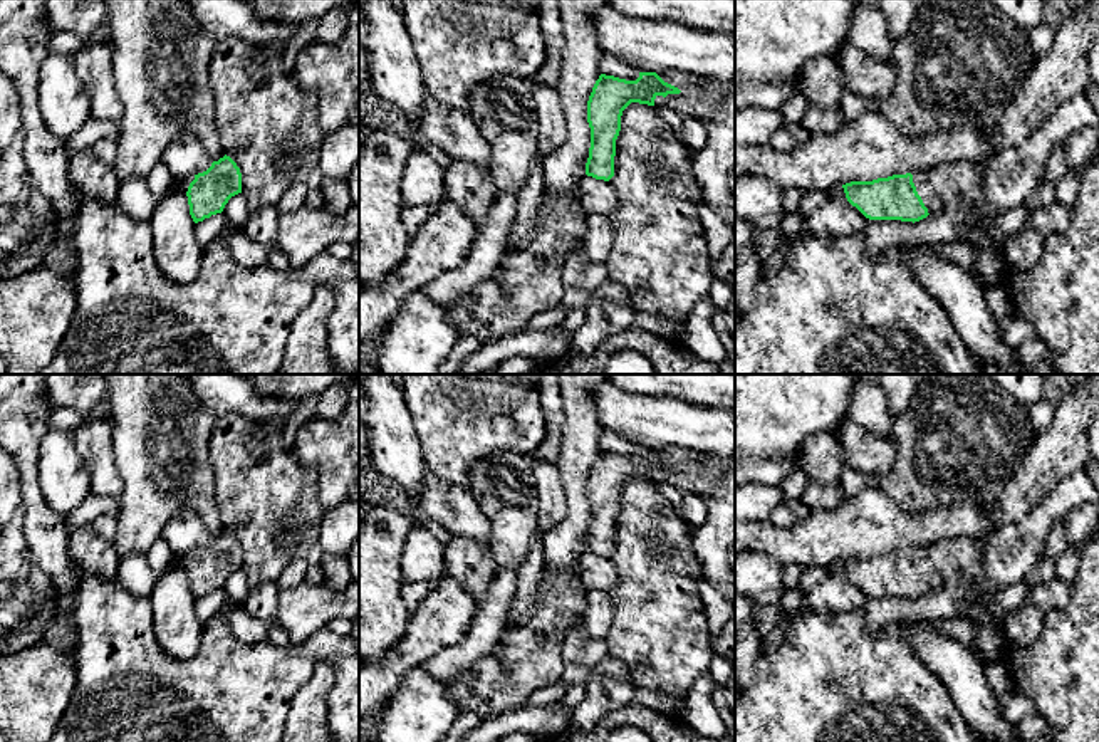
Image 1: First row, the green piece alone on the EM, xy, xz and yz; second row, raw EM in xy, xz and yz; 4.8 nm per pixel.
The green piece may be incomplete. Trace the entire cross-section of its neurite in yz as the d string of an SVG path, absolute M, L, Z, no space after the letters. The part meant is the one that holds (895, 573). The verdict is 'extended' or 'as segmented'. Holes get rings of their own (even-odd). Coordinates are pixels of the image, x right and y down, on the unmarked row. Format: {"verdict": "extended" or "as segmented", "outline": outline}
{"verdict": "extended", "outline": "M951 537L919 549L842 561L847 577L869 596L919 598L980 577L985 539Z"}

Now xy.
{"verdict": "extended", "outline": "M225 530L203 549L188 556L173 554L166 569L173 566L188 572L190 591L198 599L221 589L228 576L242 569L242 549L237 539Z"}

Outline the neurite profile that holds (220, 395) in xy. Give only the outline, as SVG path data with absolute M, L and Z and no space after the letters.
M180 374L186 379L190 388L196 393L203 405L203 410L215 415L216 418L228 413L238 413L242 420L247 421L250 428L268 428L272 421L282 420L289 421L299 406L299 401L277 400L262 396L255 391L252 381L242 374Z

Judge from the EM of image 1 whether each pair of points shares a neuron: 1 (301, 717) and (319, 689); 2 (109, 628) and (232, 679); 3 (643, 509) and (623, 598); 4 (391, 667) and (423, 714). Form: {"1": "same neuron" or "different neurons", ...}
{"1": "same neuron", "2": "same neuron", "3": "same neuron", "4": "different neurons"}

